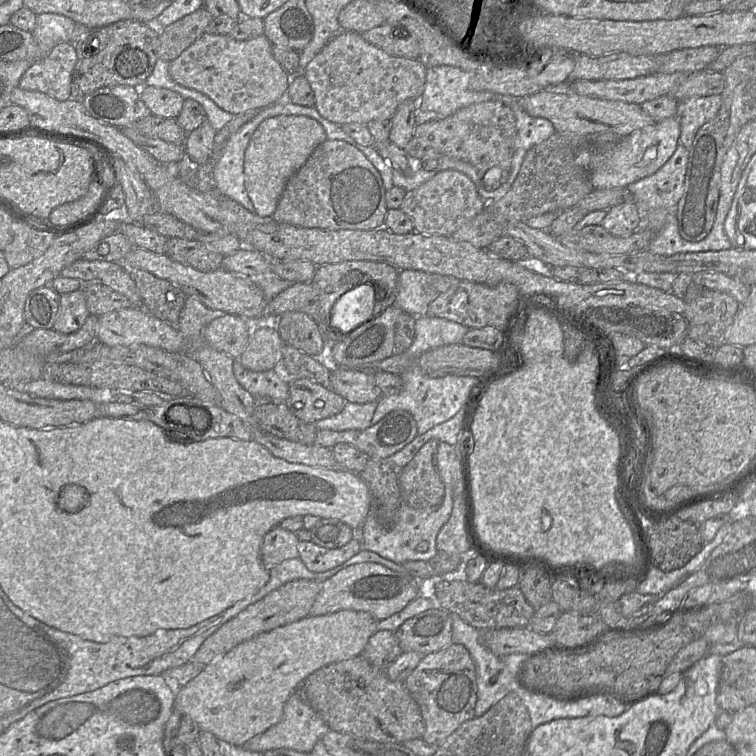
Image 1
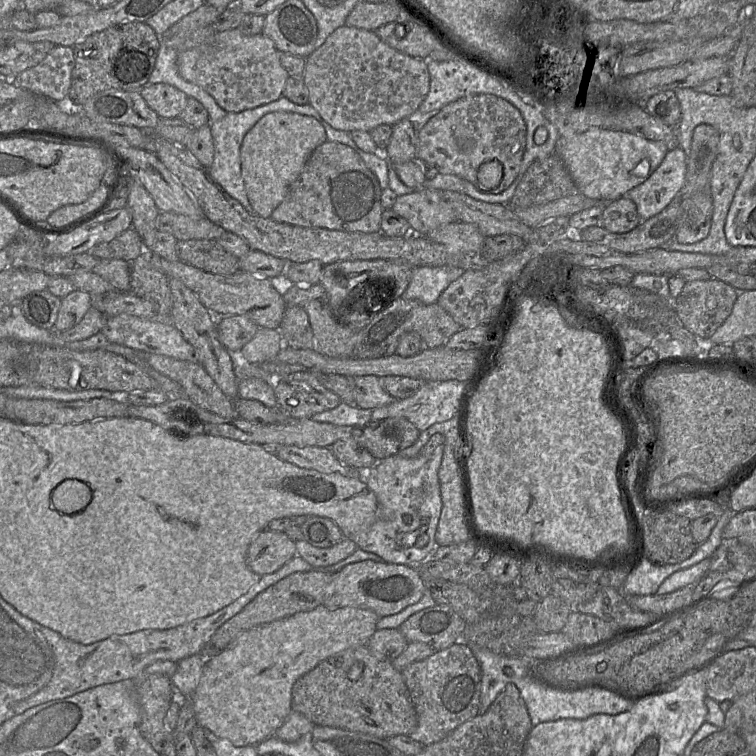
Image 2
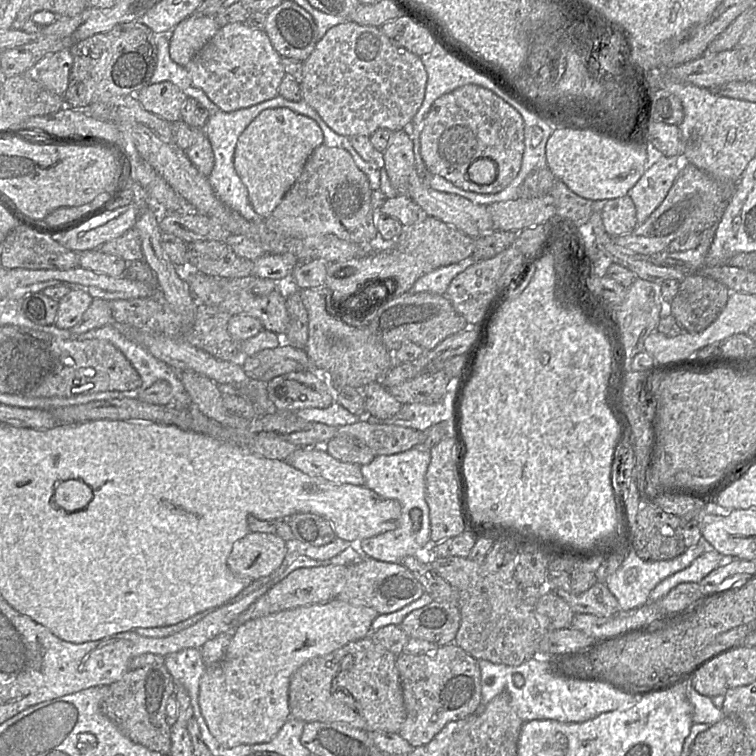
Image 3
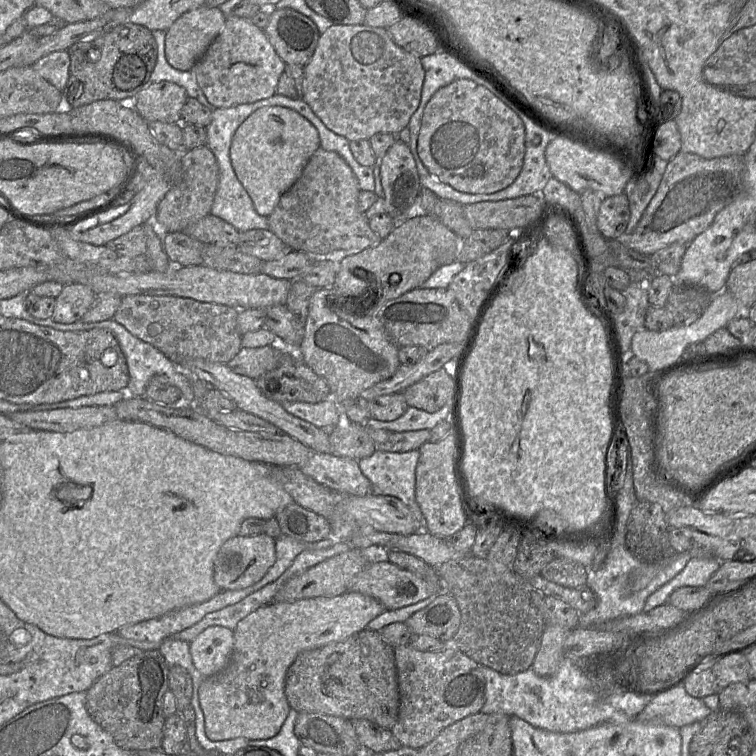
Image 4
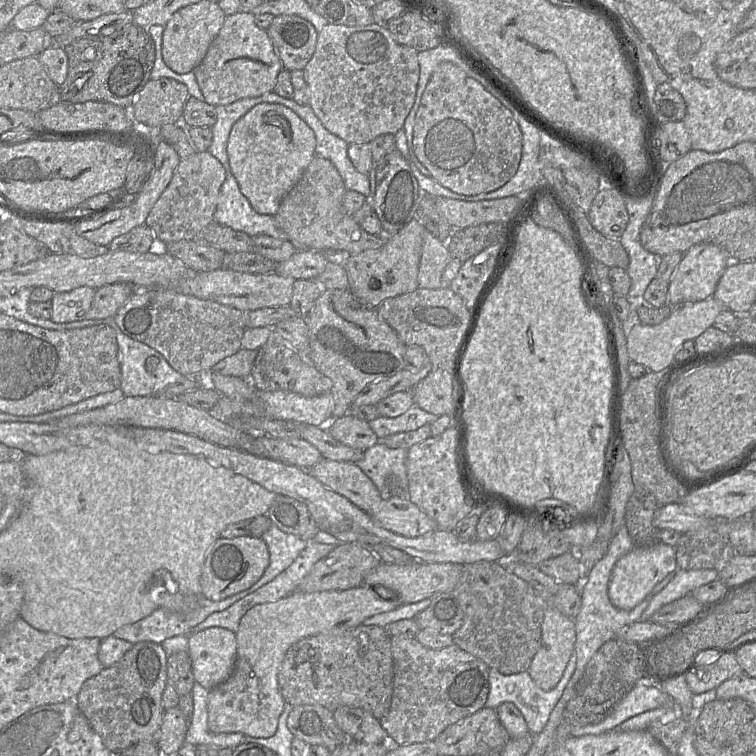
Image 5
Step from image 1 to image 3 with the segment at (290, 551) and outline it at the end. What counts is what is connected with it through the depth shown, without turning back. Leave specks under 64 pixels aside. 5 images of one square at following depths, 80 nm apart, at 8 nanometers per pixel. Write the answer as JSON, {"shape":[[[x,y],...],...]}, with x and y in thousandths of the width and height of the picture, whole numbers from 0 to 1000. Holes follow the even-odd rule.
{"shape":[[[329,704],[310,718],[300,749],[313,763],[339,767],[365,755],[380,729],[380,718],[364,705]]]}

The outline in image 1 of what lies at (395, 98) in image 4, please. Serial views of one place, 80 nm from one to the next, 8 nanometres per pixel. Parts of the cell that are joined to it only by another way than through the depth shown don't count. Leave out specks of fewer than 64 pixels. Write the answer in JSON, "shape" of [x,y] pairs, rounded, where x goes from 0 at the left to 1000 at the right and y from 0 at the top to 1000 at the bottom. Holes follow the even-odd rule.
{"shape":[[[451,40],[444,45],[427,63],[415,74],[415,77],[406,85],[402,93],[402,101],[406,103],[411,118],[415,123],[417,138],[415,142],[423,149],[425,153],[433,159],[444,163],[447,165],[458,163],[476,163],[485,164],[492,159],[517,157],[526,140],[538,131],[554,131],[561,120],[561,111],[563,107],[565,89],[554,78],[540,78],[534,75],[519,74],[507,67],[505,65],[485,56],[478,46],[478,44]]]}

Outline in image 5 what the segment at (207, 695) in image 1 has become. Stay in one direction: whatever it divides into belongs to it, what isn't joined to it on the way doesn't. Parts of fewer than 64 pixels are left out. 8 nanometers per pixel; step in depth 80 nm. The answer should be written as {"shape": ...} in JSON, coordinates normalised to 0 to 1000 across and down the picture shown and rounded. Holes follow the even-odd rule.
{"shape":[[[483,772],[459,779],[405,784],[389,782],[364,796],[343,799],[319,817],[311,837],[313,862],[303,897],[275,914],[275,963],[283,971],[320,970],[336,976],[364,972],[377,926],[368,907],[368,890],[381,858],[396,847],[437,835],[456,835],[481,820],[524,806],[533,798],[525,786],[508,792]]]}

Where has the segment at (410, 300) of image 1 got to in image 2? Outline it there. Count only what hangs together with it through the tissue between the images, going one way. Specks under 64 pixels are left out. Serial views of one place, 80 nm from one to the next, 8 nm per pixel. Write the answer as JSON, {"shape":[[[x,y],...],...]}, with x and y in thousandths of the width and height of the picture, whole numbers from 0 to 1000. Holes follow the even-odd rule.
{"shape":[[[597,351],[548,353],[544,372],[530,394],[577,401],[585,386],[614,356]]]}

